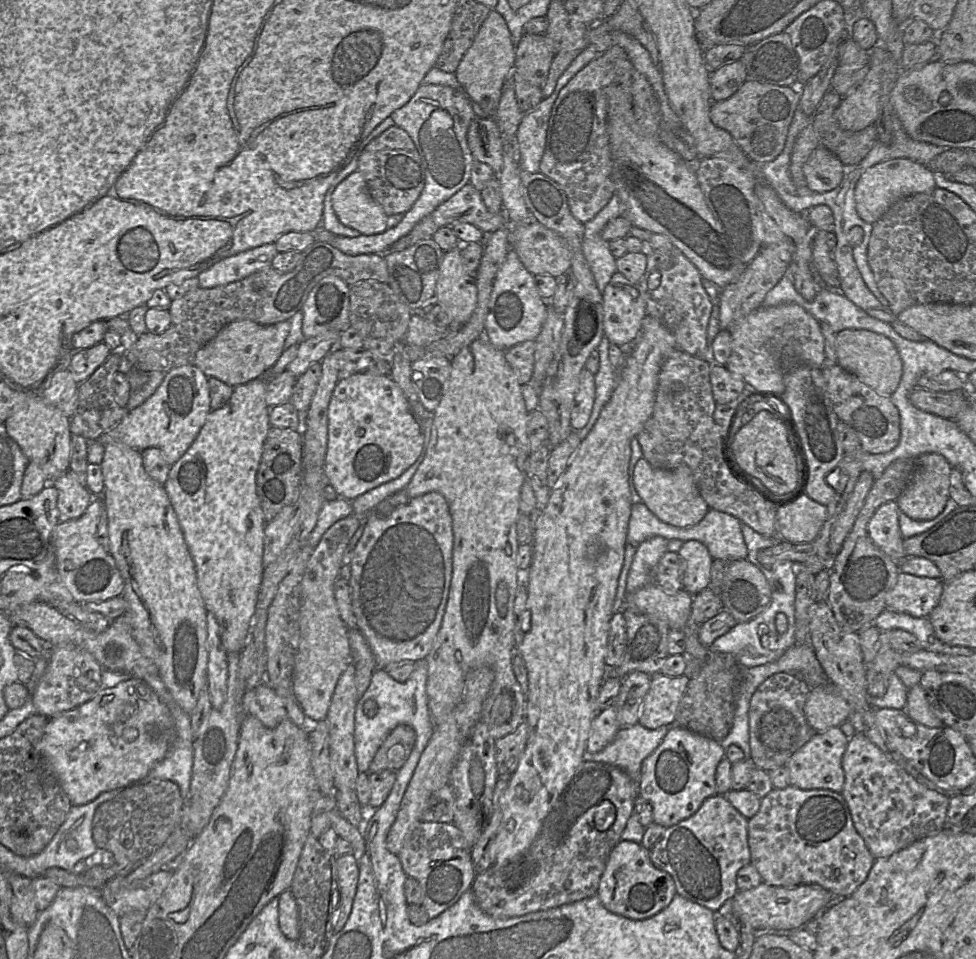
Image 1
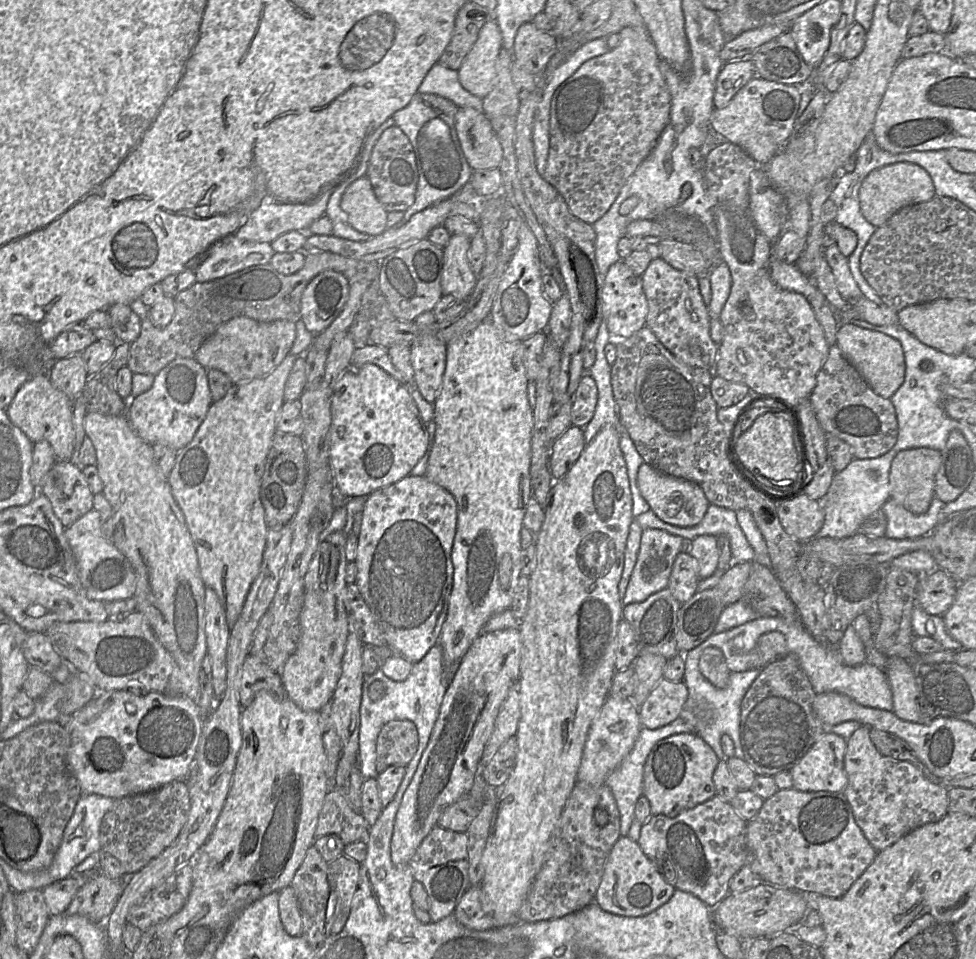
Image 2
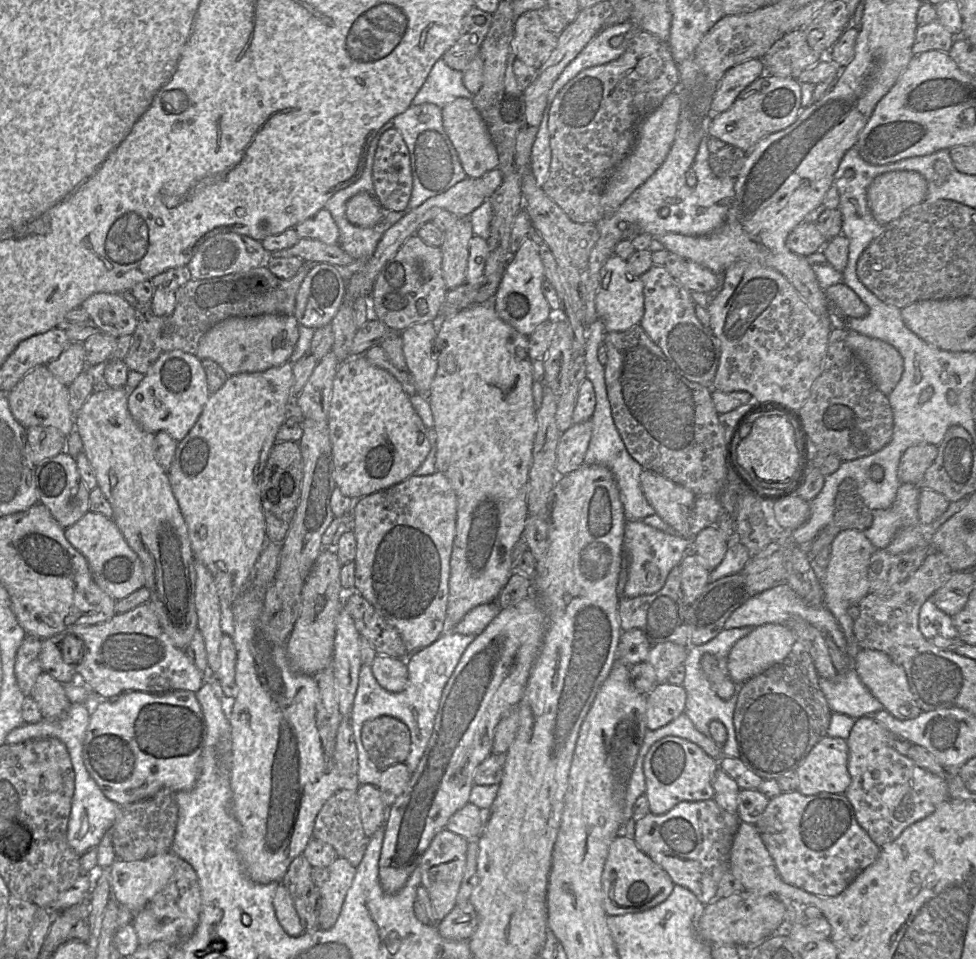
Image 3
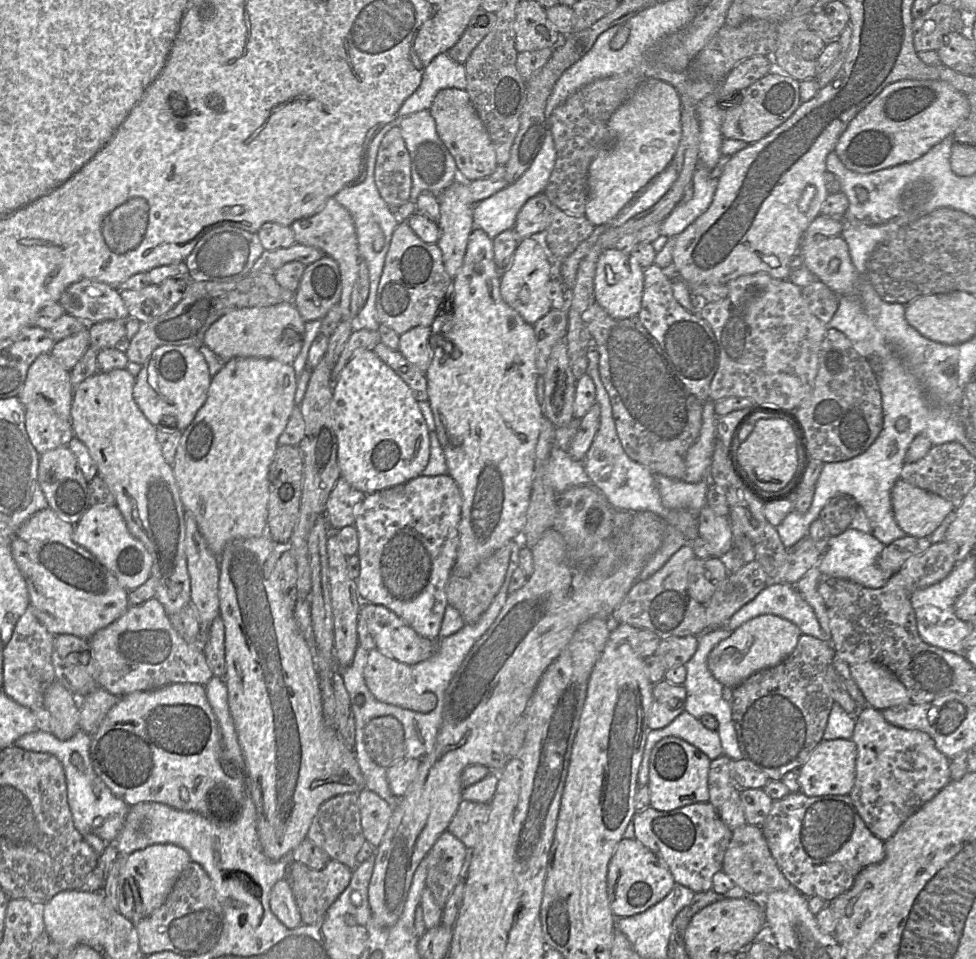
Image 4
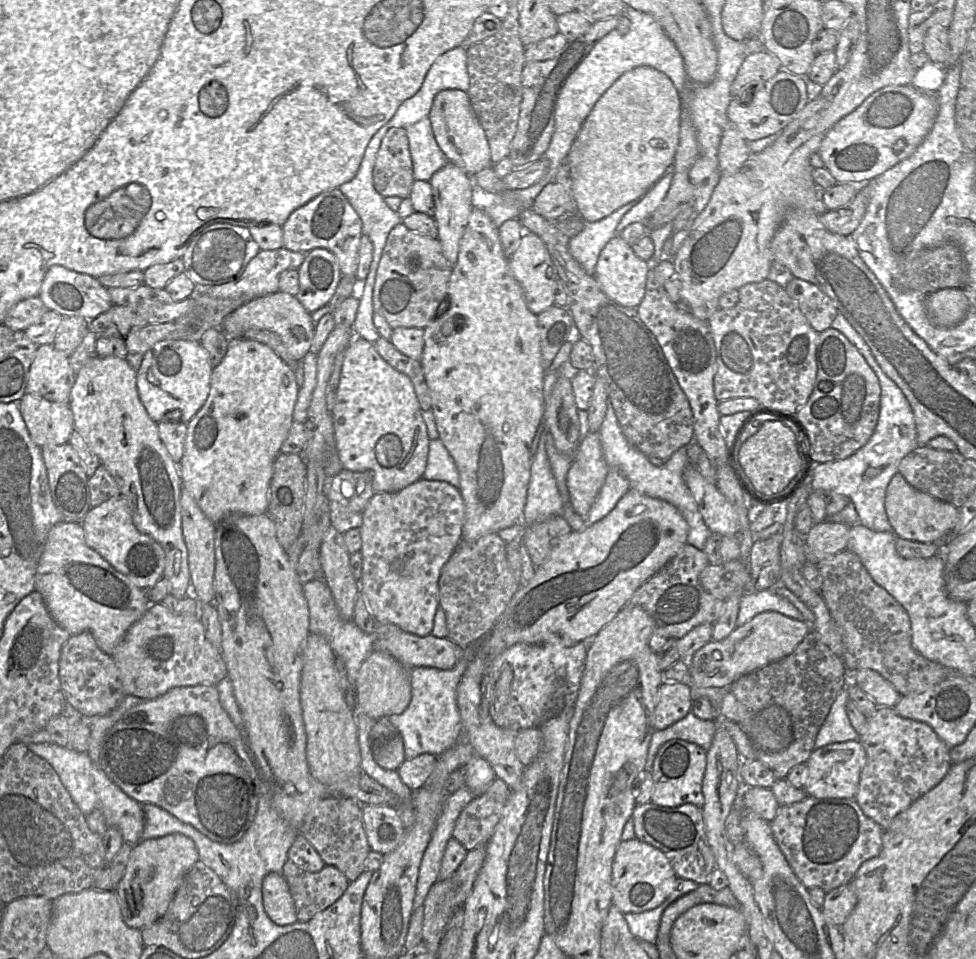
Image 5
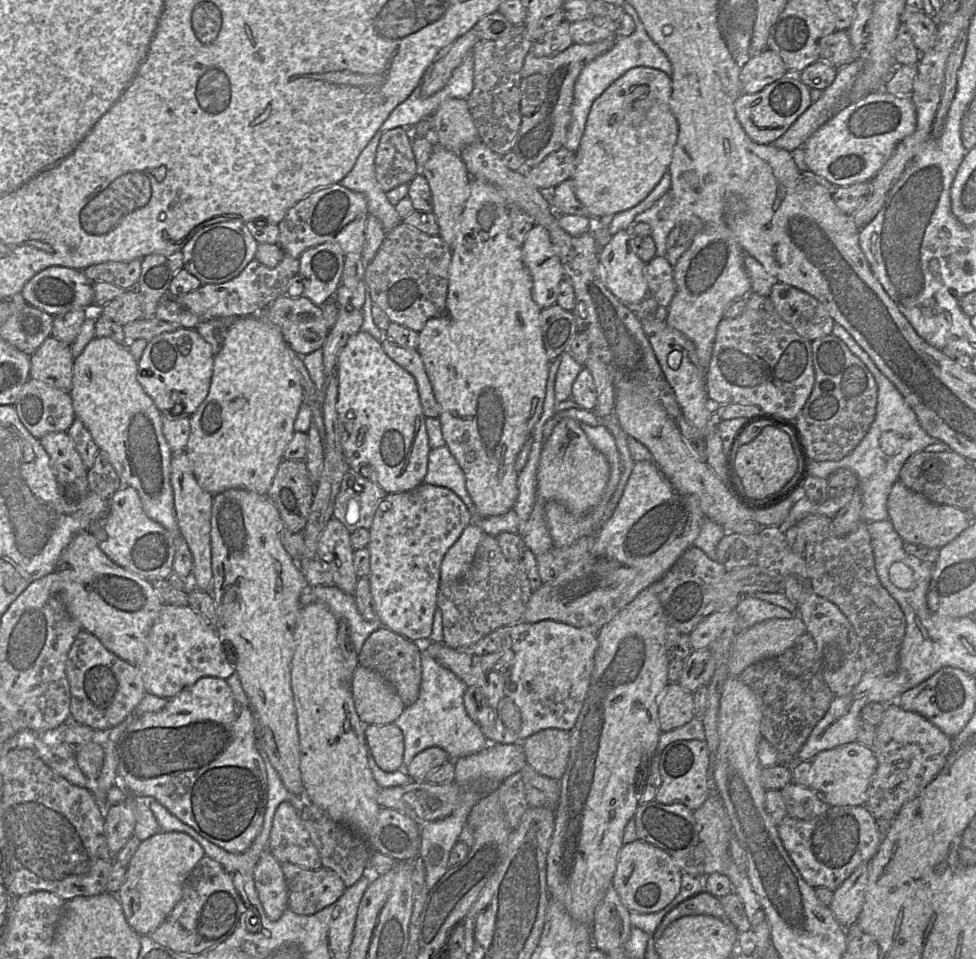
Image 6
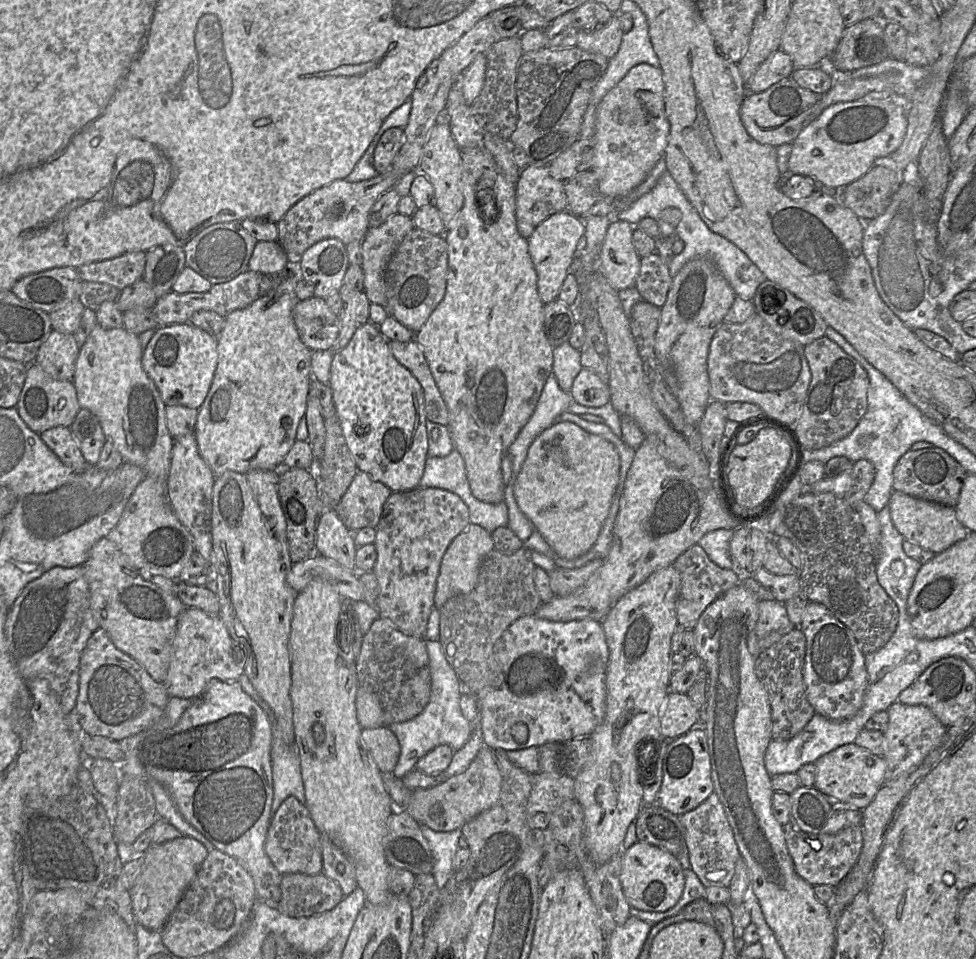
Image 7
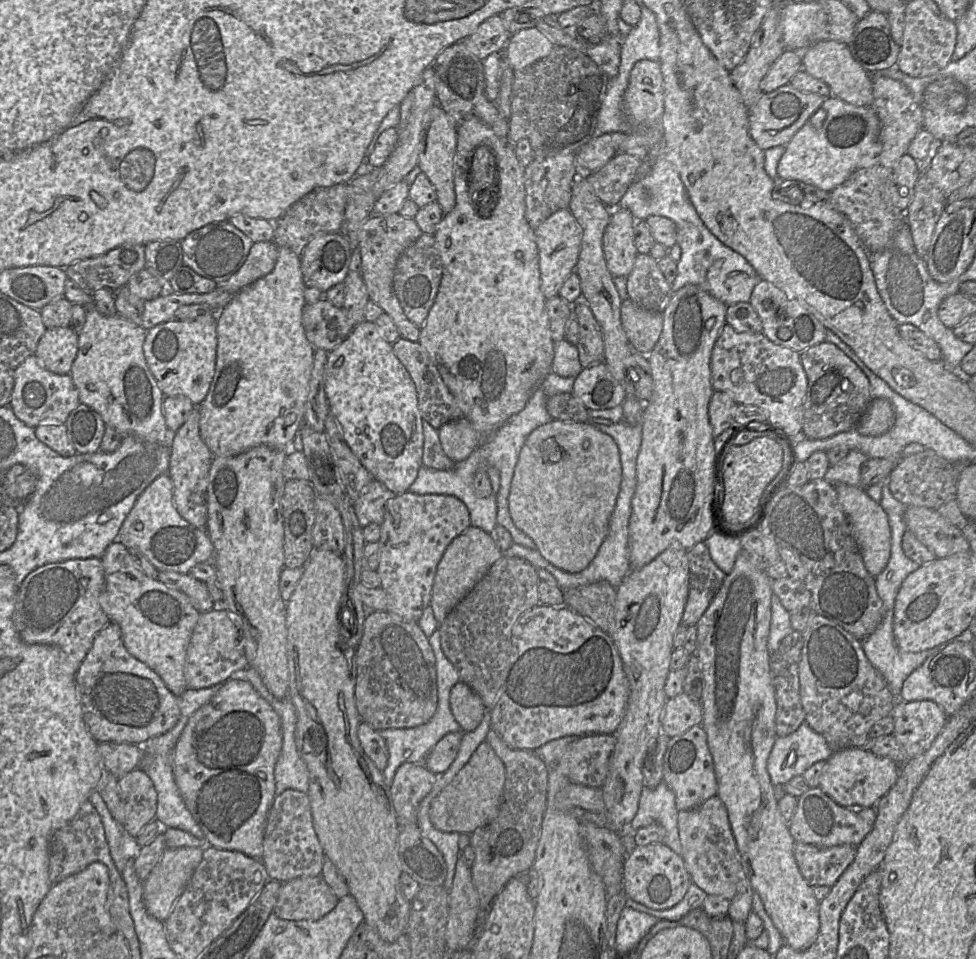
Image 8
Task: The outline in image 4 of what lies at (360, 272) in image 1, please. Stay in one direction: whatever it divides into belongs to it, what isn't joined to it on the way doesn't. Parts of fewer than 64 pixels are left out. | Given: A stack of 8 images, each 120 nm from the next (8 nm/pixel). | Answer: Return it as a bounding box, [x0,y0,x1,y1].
[120,273,294,365]

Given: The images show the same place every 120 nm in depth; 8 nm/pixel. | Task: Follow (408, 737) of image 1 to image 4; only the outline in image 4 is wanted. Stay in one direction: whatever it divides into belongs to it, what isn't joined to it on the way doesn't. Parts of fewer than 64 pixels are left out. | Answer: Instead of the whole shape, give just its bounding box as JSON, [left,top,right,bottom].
[363,716,405,769]

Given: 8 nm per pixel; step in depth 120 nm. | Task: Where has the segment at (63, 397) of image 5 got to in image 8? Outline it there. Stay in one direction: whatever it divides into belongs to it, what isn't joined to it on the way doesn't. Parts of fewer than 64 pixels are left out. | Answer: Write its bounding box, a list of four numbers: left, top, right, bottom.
[34,326,79,375]

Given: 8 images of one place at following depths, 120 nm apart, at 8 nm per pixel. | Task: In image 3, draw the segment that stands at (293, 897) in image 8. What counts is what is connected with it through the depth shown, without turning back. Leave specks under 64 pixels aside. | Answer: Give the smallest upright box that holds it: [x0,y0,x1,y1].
[311,856,356,930]

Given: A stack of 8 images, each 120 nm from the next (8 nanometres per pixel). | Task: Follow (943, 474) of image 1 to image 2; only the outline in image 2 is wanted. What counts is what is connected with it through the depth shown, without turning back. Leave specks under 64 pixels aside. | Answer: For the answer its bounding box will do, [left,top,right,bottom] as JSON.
[889,447,941,514]

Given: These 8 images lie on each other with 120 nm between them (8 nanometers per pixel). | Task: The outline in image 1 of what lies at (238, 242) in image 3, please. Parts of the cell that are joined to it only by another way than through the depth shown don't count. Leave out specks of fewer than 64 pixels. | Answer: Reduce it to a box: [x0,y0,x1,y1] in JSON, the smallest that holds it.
[197,243,277,288]

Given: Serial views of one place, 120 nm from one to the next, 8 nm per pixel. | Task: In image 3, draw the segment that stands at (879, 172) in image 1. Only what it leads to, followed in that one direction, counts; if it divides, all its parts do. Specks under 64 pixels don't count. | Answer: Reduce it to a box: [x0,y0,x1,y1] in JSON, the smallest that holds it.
[867,171,927,225]

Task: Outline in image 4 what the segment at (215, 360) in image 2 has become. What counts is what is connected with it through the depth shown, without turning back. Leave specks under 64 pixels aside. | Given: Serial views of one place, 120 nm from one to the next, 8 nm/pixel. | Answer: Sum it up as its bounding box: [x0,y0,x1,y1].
[204,302,305,364]

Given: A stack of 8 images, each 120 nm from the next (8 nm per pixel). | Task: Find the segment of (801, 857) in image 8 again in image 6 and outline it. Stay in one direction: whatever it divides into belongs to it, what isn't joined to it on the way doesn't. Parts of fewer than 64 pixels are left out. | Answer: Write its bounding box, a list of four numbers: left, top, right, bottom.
[778,806,882,890]

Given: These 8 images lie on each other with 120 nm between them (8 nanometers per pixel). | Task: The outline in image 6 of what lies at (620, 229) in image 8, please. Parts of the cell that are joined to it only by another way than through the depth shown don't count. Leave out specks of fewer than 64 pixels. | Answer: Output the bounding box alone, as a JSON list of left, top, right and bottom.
[600,230,649,305]

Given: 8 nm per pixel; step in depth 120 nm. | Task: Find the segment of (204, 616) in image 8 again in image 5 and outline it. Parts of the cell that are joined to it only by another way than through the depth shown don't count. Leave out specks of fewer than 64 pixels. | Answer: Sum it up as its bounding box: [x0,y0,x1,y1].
[111,603,227,699]

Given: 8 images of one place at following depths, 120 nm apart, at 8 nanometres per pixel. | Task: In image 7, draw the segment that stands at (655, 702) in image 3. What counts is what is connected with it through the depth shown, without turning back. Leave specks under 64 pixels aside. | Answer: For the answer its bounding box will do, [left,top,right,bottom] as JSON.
[661,693,701,739]

